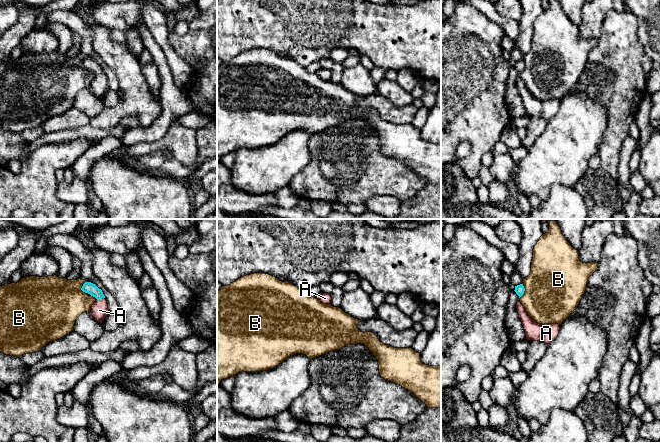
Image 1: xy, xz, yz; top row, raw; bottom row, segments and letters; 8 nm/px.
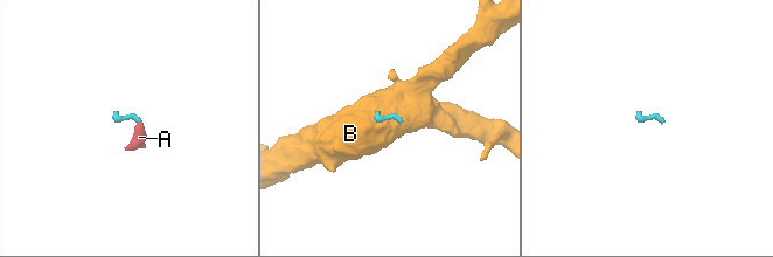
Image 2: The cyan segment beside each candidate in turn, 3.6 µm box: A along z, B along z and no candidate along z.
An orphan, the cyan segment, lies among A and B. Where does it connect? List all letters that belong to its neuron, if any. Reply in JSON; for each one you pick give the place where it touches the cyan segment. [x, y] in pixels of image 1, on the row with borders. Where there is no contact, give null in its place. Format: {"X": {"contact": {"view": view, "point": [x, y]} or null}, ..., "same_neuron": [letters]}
{"A": {"contact": {"view": "xy", "point": [100, 298]}}, "same_neuron": ["A"]}

